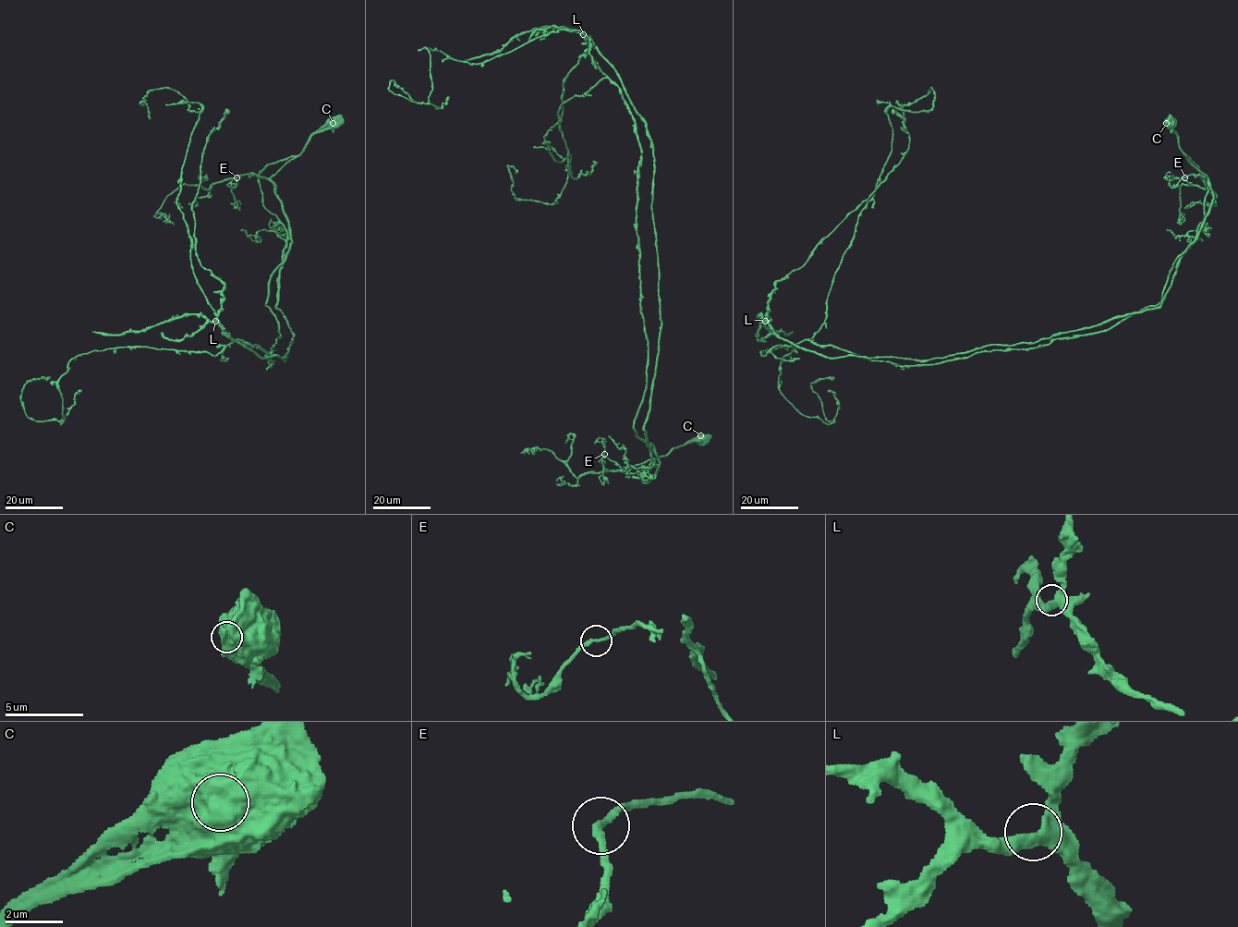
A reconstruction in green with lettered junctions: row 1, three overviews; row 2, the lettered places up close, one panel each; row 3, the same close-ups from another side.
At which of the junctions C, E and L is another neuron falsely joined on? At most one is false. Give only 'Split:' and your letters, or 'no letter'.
Split: C

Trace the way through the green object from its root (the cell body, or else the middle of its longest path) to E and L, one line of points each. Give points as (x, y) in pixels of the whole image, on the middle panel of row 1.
E: (701, 440), (687, 441), (668, 455), (637, 464), (625, 473), (604, 454)
L: (701, 440), (638, 477), (658, 468), (644, 430), (661, 326), (654, 147), (619, 74), (583, 34)

